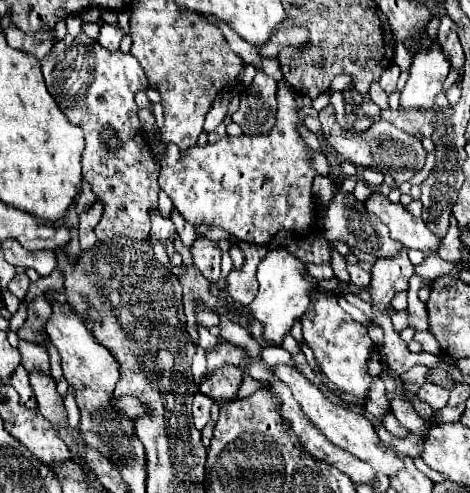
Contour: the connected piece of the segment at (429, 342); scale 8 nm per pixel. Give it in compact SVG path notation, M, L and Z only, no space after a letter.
M429 330L417 331L414 339L421 344L423 351L431 354L441 354L440 345Z

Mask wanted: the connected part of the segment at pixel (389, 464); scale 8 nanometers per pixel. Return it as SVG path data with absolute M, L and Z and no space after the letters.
M280 364L280 366L272 366L270 370L272 370L272 374L274 374L276 378L280 378L280 380L292 390L292 394L294 394L296 402L300 404L302 412L310 418L310 422L314 422L314 426L316 426L332 444L336 444L336 446L344 448L346 452L354 454L356 458L368 462L378 474L384 474L384 476L392 476L392 474L396 474L396 472L404 466L404 462L402 462L390 448L386 448L386 446L378 440L378 436L376 436L376 432L374 432L374 426L372 426L366 418L362 418L362 416L358 416L358 414L354 414L354 412L350 412L350 410L346 410L346 408L342 408L342 406L338 406L338 404L332 404L332 402L322 394L322 390L320 390L316 384L312 384L304 374L300 374L294 366Z

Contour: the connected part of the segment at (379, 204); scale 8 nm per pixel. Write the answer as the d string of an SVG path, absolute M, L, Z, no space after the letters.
M374 192L364 204L370 214L378 216L380 222L384 222L390 228L390 236L394 240L402 242L408 248L422 250L424 254L436 254L440 240L428 230L422 218L414 218L400 202L394 204L386 196Z

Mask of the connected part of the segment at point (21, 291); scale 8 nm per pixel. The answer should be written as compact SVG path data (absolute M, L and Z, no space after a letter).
M16 274L8 284L8 290L22 300L28 294L28 286L30 286L30 278L26 274Z

